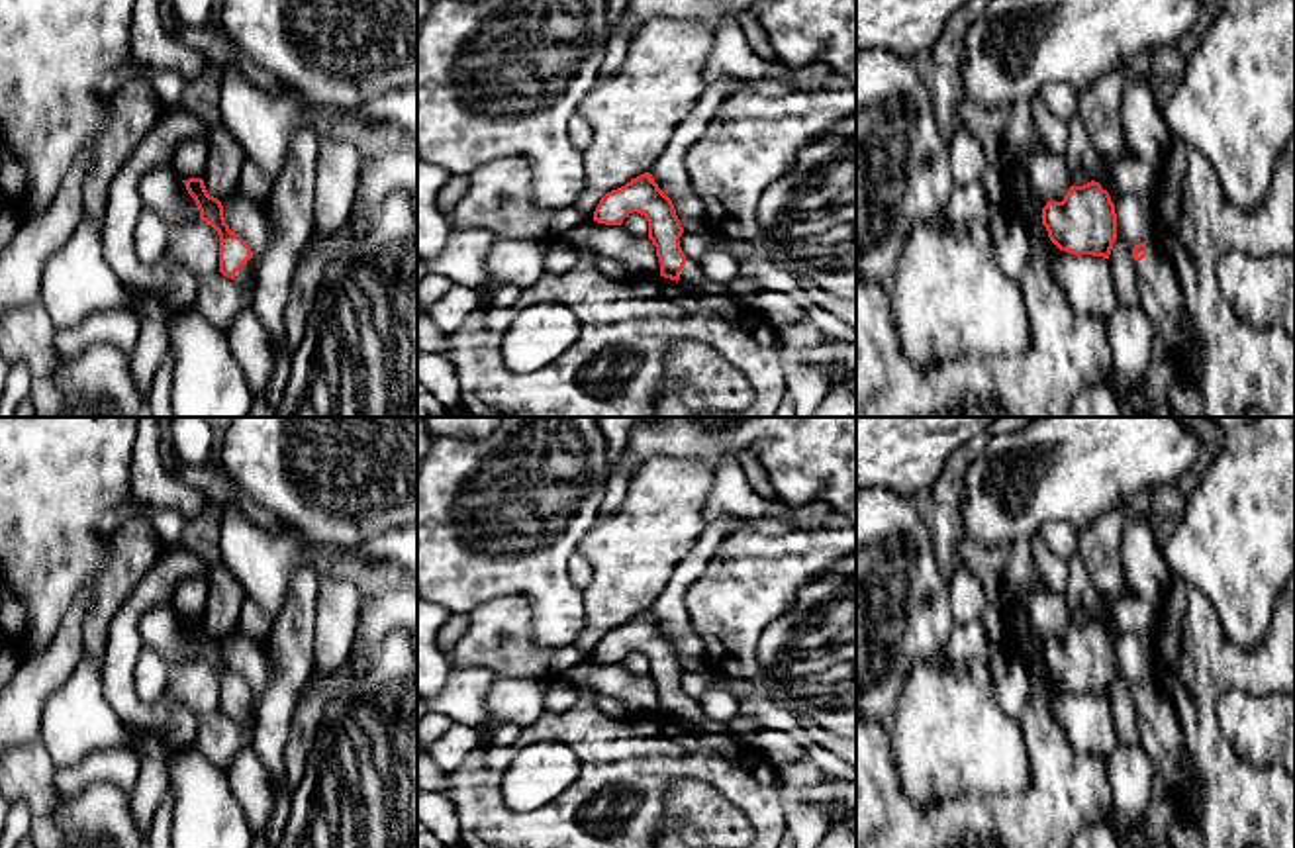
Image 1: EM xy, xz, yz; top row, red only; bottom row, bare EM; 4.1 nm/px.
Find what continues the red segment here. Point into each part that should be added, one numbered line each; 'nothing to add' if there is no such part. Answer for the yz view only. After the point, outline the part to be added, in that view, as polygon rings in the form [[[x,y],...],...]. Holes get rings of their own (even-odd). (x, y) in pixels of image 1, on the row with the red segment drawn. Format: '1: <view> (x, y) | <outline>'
1: yz (1160, 294) | [[[1156,239],[1146,241],[1146,257],[1134,260],[1140,309],[1150,317],[1177,360],[1193,354],[1193,337],[1175,270]]]

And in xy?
1: xy (241, 277) | [[[249,259],[241,270],[235,272],[235,282],[237,284],[245,284],[245,286],[255,286],[255,282],[251,280],[251,266],[253,266],[253,259]]]

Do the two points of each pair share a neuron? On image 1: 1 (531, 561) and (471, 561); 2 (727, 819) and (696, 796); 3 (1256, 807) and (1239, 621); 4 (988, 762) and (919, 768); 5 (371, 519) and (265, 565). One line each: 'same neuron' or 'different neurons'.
1: same neuron
2: same neuron
3: different neurons
4: same neuron
5: different neurons

